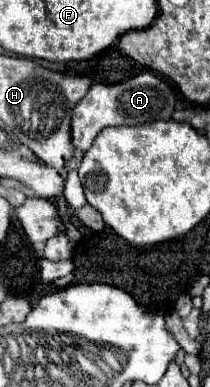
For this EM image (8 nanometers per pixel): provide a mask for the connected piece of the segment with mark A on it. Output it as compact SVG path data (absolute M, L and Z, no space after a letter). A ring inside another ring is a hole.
M143 72L119 84L93 84L89 92L73 108L71 116L71 142L75 150L87 152L95 136L107 126L133 126L151 120L169 120L175 106L175 94L171 86L151 72Z

